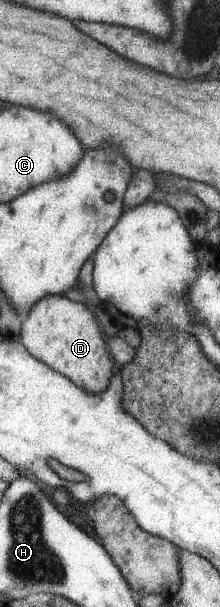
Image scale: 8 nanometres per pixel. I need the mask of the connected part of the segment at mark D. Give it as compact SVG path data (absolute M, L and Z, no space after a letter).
M45 295L27 311L27 318L20 323L19 339L31 356L50 365L85 392L99 394L109 386L111 358L99 324L83 302L73 300L71 295Z

